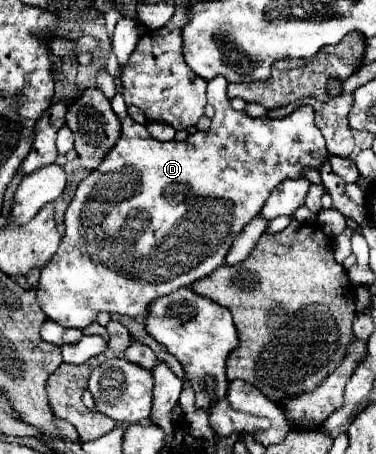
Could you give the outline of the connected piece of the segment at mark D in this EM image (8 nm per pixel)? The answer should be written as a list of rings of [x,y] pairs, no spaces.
[[[211,78],[207,102],[215,108],[211,128],[197,132],[183,142],[159,142],[145,126],[131,120],[121,98],[121,80],[115,80],[117,96],[111,106],[121,120],[121,138],[105,156],[101,166],[79,184],[67,212],[65,236],[53,260],[41,270],[37,302],[47,318],[65,328],[87,328],[99,312],[141,318],[147,306],[165,294],[209,276],[225,262],[235,236],[255,218],[269,198],[269,192],[283,178],[297,178],[303,168],[319,168],[328,157],[325,139],[313,122],[309,106],[297,108],[285,118],[249,118],[235,112],[225,96],[227,80]]]

